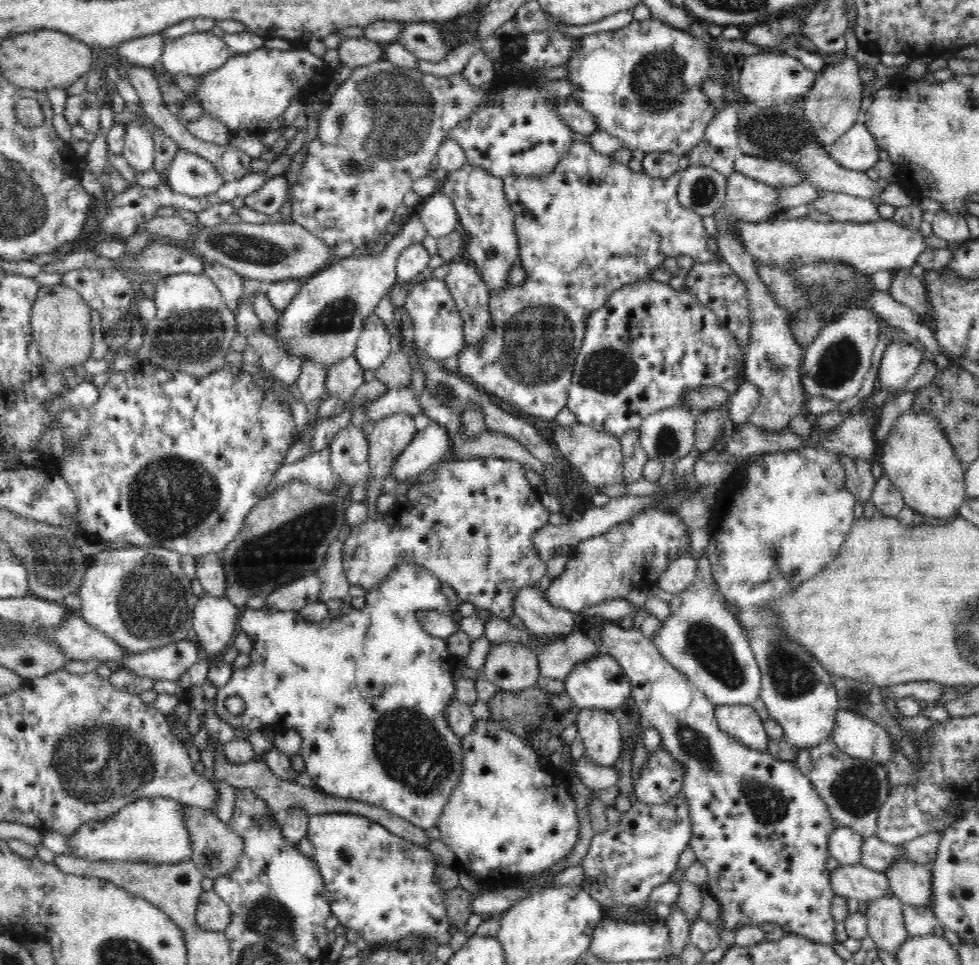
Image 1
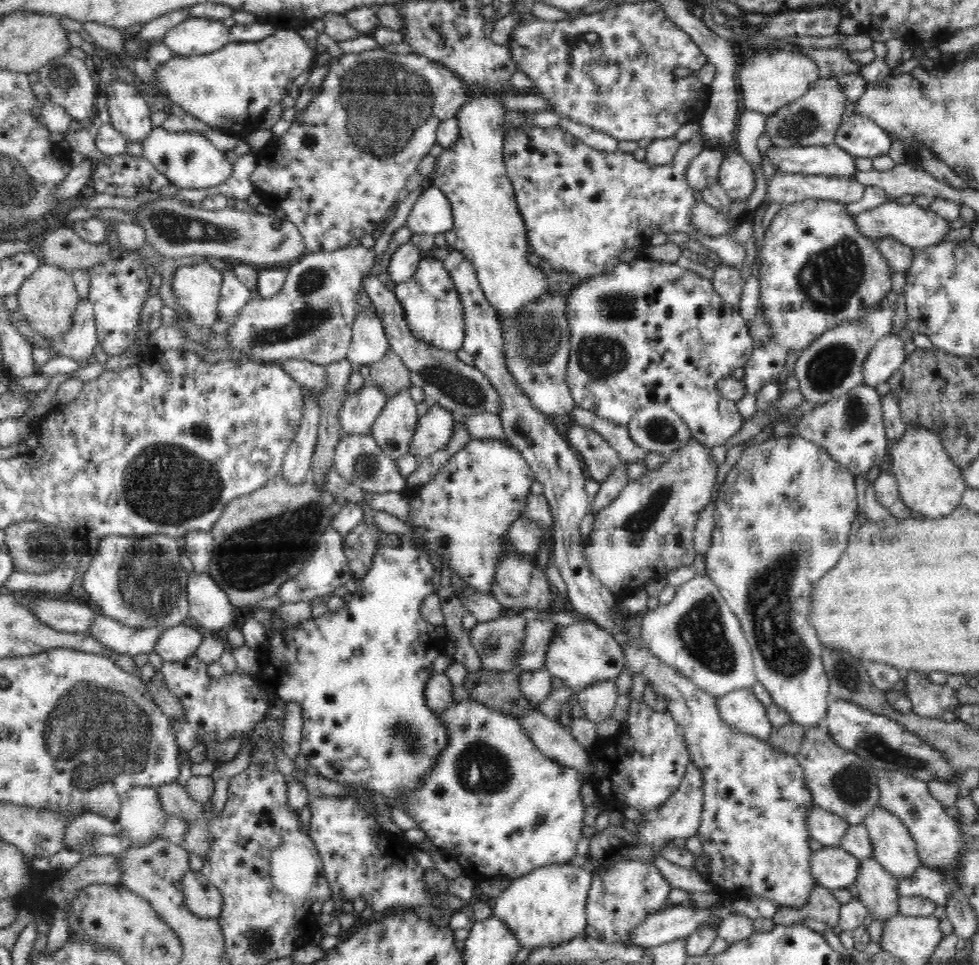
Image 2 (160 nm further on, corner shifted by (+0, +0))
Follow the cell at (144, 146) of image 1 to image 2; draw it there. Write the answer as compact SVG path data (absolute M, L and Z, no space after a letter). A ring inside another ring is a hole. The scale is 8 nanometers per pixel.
M120 80L101 89L108 95L111 126L128 141L144 143L150 130L154 130L151 126L152 108L147 98L140 96L132 84Z

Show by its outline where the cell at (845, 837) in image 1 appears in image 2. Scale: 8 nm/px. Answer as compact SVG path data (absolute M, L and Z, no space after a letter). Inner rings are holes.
M819 806L812 807L806 826L811 838L818 840L823 846L840 847L840 838L844 836L849 823L840 816L827 812Z

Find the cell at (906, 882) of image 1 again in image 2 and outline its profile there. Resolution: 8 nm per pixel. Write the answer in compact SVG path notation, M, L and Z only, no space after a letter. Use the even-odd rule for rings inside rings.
M882 806L874 807L874 810L864 818L863 825L872 841L874 859L892 873L896 880L911 877L918 867L923 866L908 827L904 826L892 812L886 811L886 808Z

